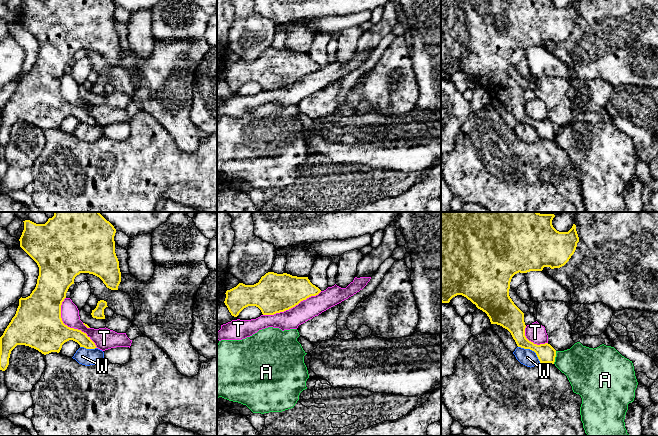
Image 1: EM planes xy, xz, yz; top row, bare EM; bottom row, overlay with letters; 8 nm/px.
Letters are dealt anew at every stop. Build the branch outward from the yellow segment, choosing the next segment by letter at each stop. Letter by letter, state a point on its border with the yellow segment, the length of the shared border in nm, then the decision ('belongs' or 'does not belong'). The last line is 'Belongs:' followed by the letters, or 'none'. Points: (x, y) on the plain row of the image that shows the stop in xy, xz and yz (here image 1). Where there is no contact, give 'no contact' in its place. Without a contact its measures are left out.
A: yz (555, 132) | 110 nm | does not belong
T: xy (69, 103) | 480 nm | does not belong
W: yz (531, 125) | 220 nm | does not belong
Belongs: none

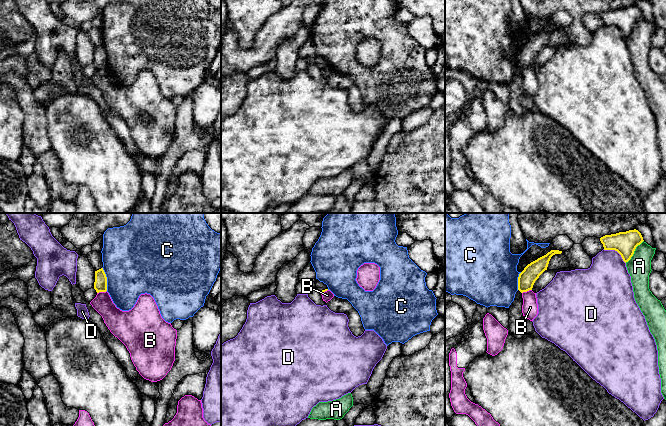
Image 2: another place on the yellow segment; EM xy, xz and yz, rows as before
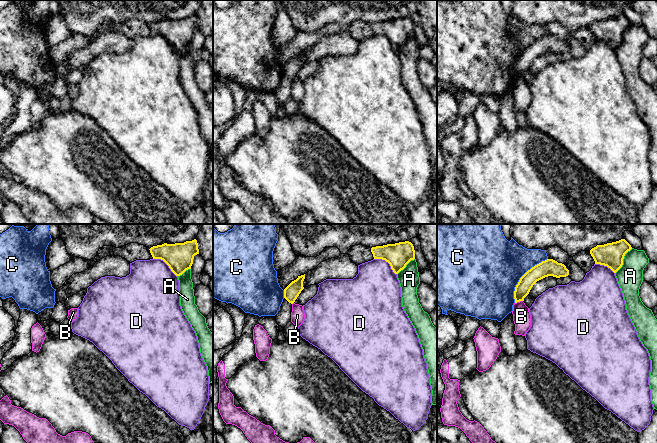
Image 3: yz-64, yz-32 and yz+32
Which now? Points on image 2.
A: yz (633, 28) | 240 nm | does not belong
B: xy (101, 67) | 80 nm | does not belong
C: xy (106, 55) | 200 nm | does not belong
D: yz (616, 26) | 220 nm | does not belong
Belongs: none

